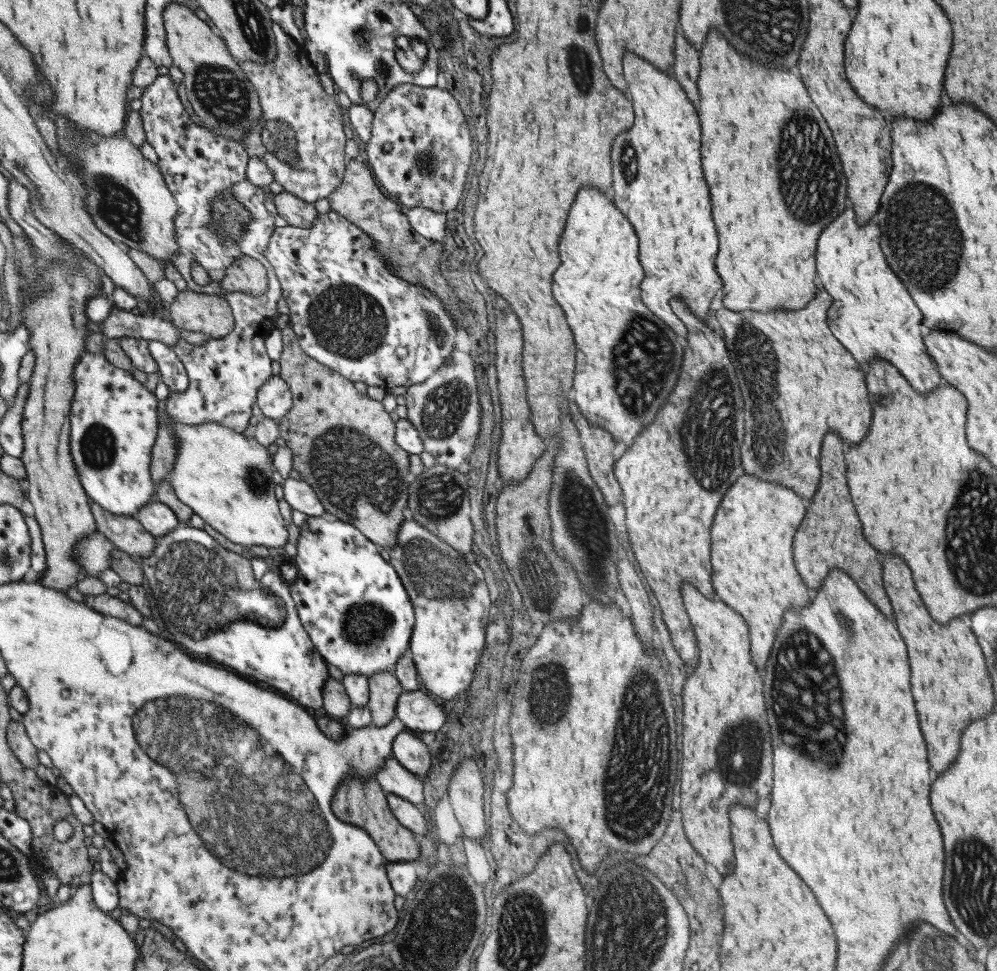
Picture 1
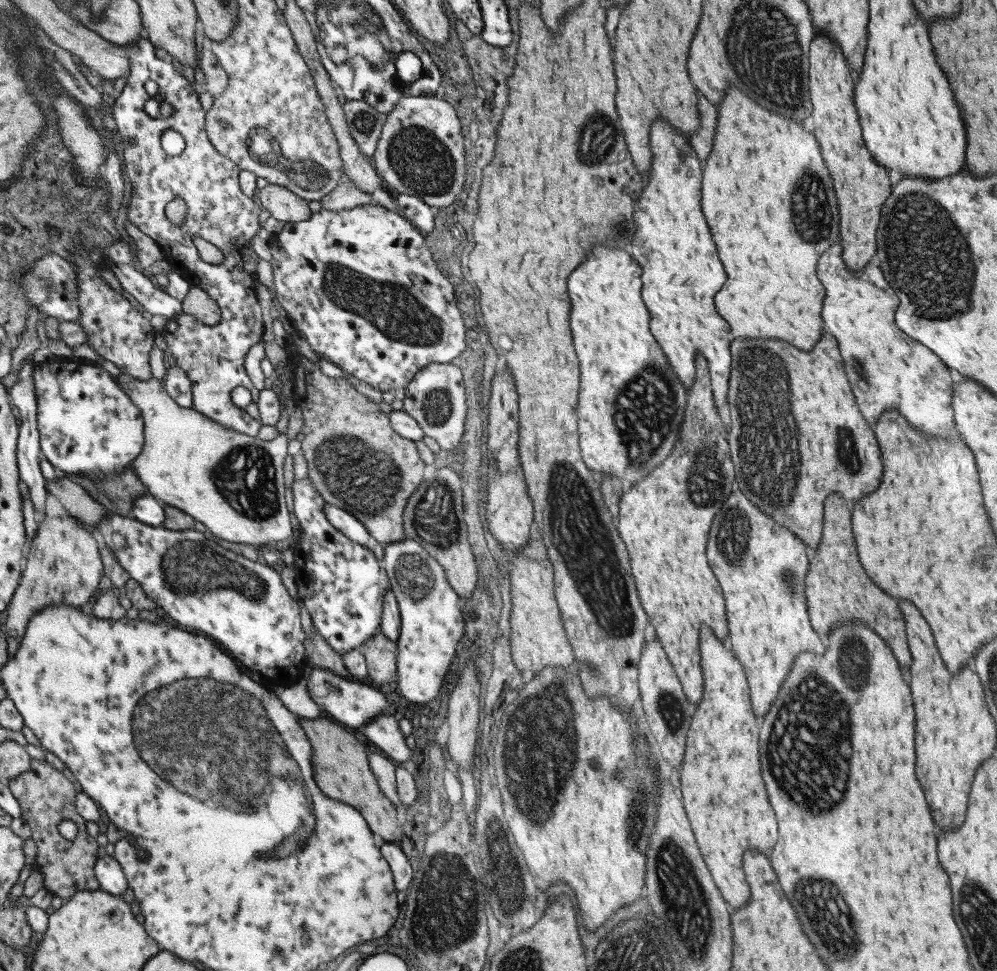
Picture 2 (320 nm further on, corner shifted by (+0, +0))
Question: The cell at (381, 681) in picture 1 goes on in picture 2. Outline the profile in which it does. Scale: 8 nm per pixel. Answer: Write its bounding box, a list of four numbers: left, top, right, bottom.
[360,631,396,685]

